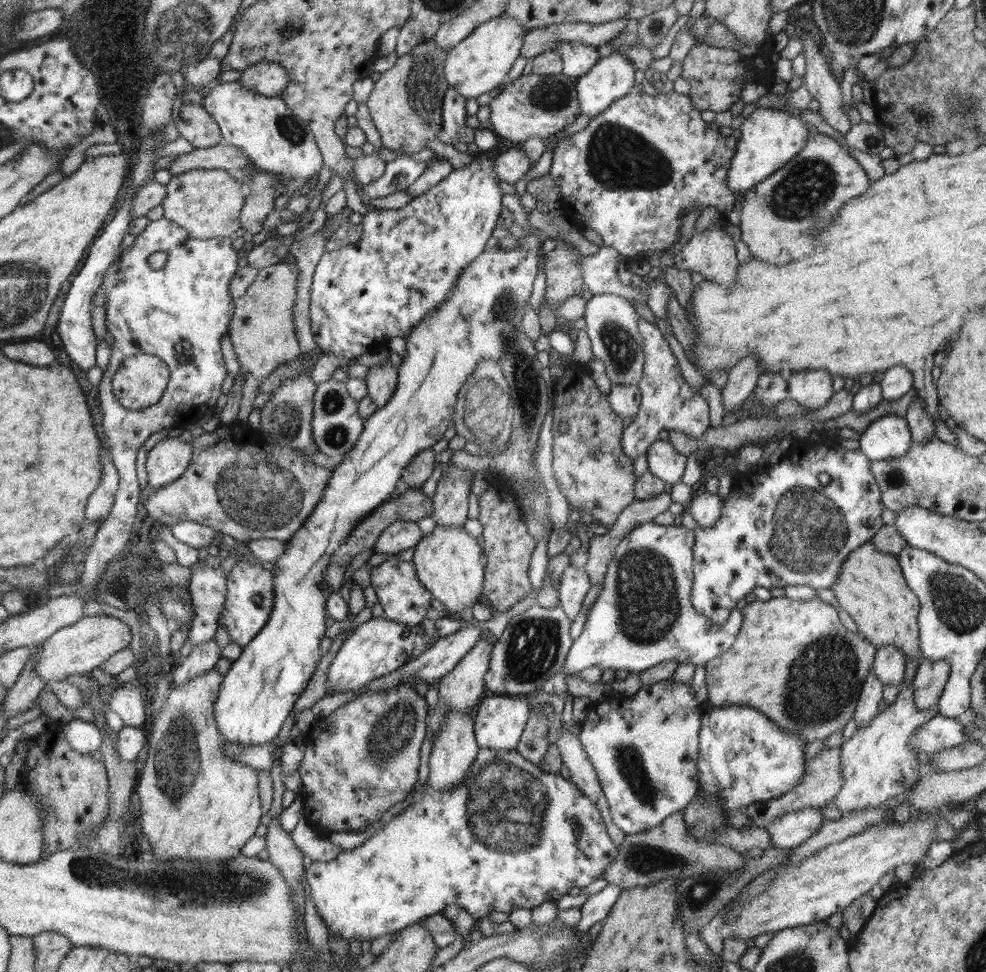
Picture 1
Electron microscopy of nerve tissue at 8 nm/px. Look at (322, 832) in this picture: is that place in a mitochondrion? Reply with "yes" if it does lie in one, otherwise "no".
no

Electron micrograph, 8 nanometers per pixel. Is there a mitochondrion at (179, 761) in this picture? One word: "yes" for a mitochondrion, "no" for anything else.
yes

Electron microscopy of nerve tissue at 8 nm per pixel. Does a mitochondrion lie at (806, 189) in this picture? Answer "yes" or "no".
yes

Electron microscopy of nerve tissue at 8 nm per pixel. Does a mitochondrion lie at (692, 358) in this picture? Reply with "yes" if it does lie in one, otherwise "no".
no

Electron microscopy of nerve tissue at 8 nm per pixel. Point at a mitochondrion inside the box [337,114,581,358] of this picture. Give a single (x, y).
(502, 312)

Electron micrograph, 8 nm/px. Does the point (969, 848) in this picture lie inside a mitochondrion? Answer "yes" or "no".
no

